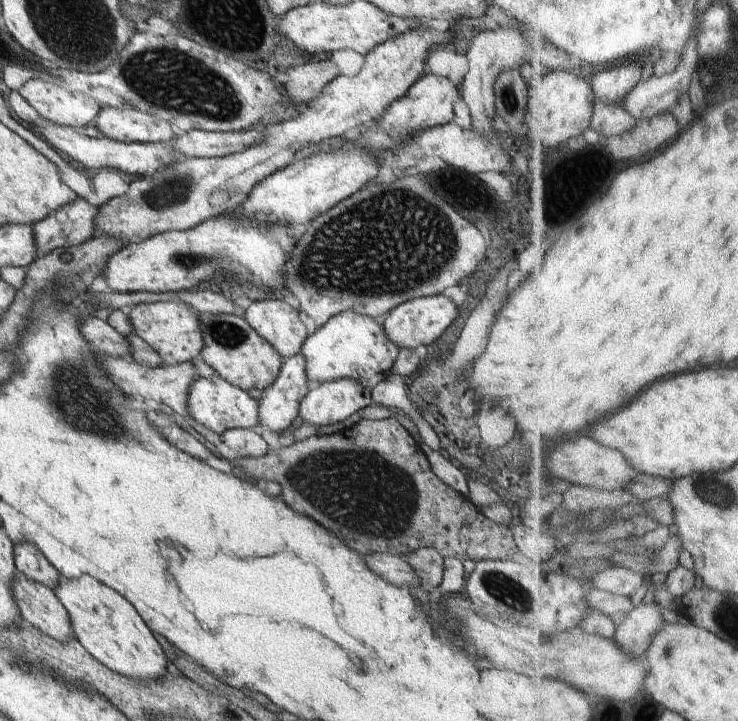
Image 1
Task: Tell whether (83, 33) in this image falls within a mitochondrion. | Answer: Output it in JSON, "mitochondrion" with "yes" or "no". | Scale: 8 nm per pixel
{"mitochondrion":"yes"}

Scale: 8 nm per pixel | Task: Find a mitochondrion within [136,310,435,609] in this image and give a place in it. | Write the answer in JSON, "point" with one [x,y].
{"point":[360,489]}

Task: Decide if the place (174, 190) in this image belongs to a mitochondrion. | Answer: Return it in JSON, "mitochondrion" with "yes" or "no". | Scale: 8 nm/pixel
{"mitochondrion":"yes"}

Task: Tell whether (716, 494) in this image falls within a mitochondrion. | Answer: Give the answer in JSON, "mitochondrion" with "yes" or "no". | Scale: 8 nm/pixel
{"mitochondrion":"yes"}

